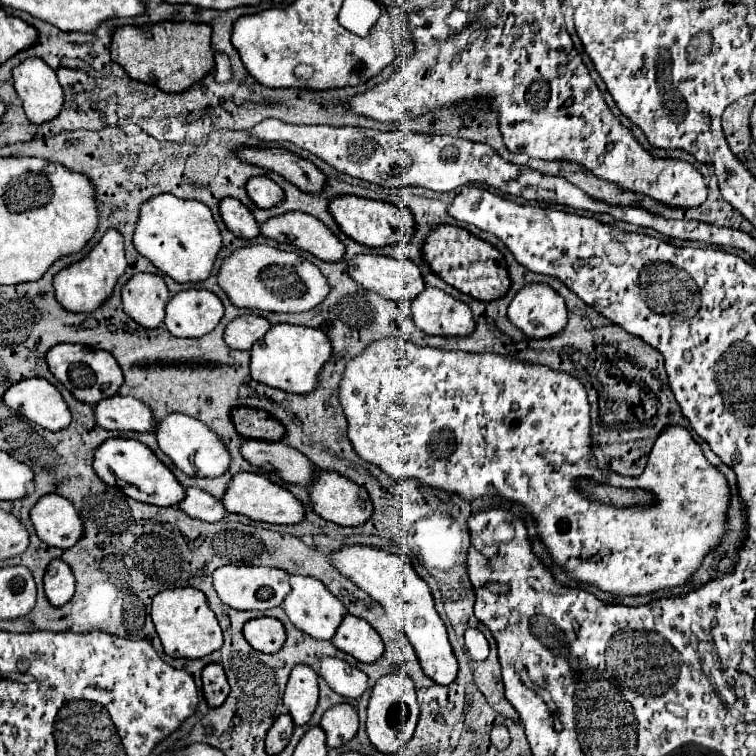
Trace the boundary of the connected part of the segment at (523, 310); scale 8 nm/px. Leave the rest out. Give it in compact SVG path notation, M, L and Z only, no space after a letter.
M544 283L524 285L508 305L508 319L534 339L562 331L566 317L564 299Z

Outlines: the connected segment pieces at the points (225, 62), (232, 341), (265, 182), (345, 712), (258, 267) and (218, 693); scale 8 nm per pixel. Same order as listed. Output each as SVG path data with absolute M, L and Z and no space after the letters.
M216 53L214 61L216 61L216 77L218 77L218 81L228 81L230 75L232 75L230 59L224 53Z
M240 315L228 323L224 329L224 341L232 349L250 351L250 347L266 335L270 329L270 321L260 315Z
M250 177L246 183L246 193L260 209L274 207L282 201L282 189L268 177Z
M348 703L334 705L322 715L320 727L326 733L328 747L346 745L358 731L358 713Z
M252 245L234 249L218 269L218 285L236 307L274 311L274 313L300 313L316 307L328 289L326 277L298 253L280 251L270 245Z
M210 663L202 669L202 693L208 707L220 707L228 697L228 681L220 663Z

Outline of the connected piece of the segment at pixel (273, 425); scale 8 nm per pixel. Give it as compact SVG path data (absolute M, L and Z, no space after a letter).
M236 407L230 413L230 419L236 431L244 439L258 439L258 441L278 441L284 435L284 427L274 421L274 417L266 411L250 409L250 407Z

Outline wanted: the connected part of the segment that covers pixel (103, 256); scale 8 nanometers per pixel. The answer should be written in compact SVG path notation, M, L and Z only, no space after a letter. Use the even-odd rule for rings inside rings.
M106 229L102 239L96 243L96 247L84 259L80 259L56 273L56 277L54 277L56 299L68 311L78 311L78 313L94 311L102 305L102 301L106 301L106 297L110 297L110 293L112 293L118 277L124 273L124 269L126 269L124 239L122 239L122 235L118 235L118 231Z

